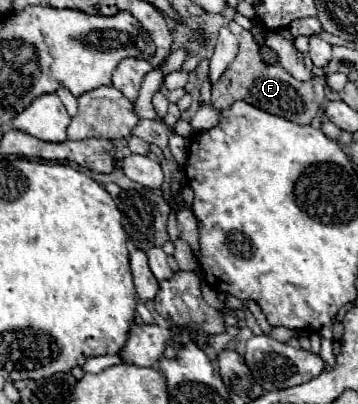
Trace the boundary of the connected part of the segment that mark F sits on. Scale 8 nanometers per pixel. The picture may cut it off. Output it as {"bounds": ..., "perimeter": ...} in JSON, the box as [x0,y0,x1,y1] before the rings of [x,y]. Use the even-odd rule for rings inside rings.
{"bounds":[212,21,324,125],"perimeter":[[[230,21],[228,29],[238,35],[240,51],[234,57],[234,61],[228,65],[228,69],[220,75],[220,79],[212,85],[212,107],[214,109],[228,109],[234,101],[246,101],[266,113],[284,117],[288,121],[294,121],[298,125],[310,125],[314,115],[320,109],[320,103],[324,101],[324,85],[314,77],[310,81],[298,81],[292,75],[288,75],[278,65],[266,65],[260,59],[260,47],[254,41],[254,35],[234,21]]]}

